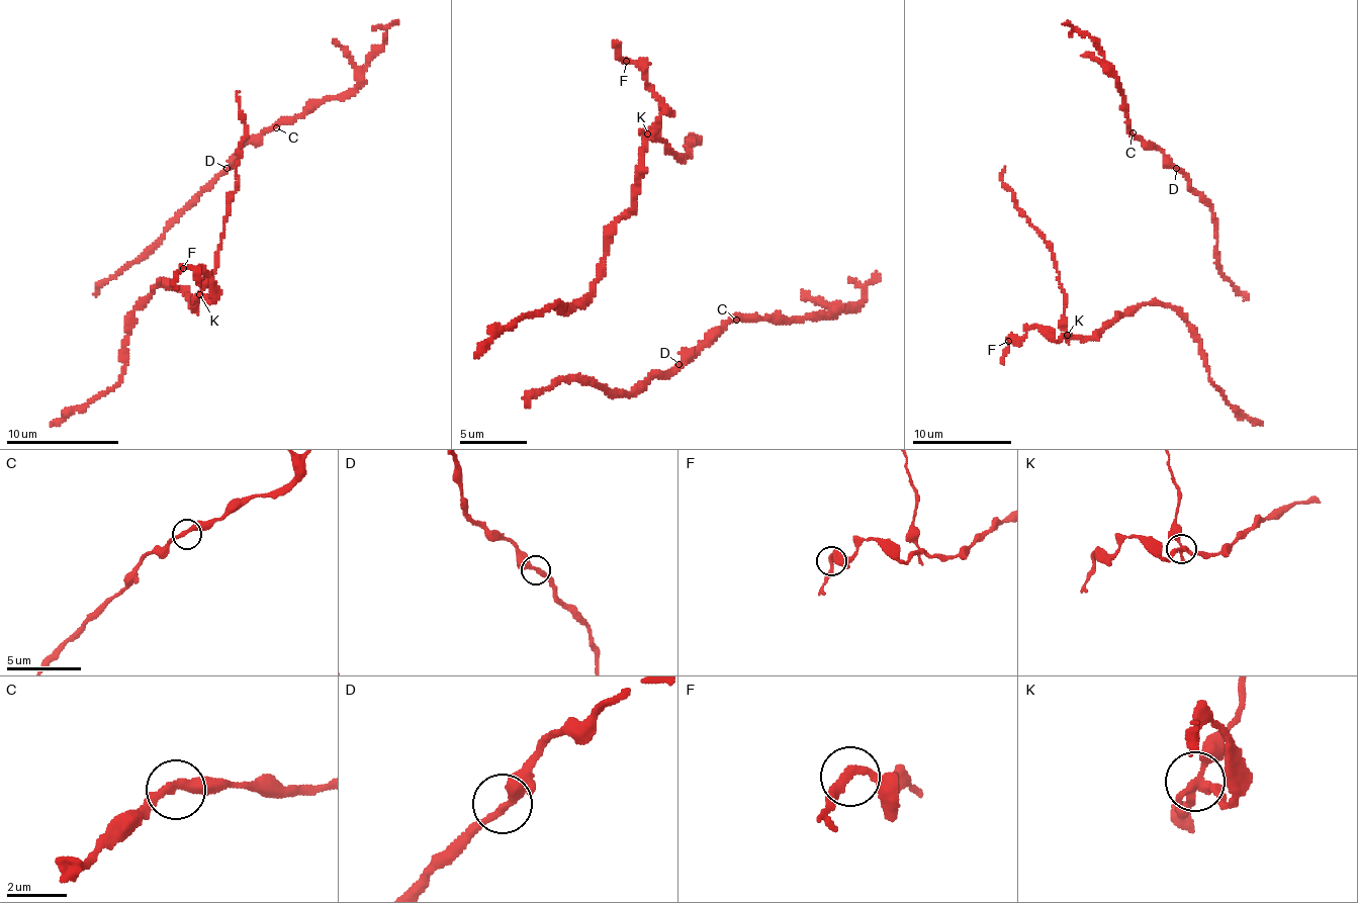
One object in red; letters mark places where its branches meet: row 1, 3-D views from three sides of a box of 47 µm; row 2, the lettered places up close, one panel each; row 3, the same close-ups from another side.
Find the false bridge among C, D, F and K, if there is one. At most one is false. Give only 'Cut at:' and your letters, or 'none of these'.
Cut at: K

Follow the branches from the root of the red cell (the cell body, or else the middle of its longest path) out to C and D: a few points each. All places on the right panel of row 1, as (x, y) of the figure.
C: (1216, 266), (1214, 213), (1159, 149), (1142, 143), (1133, 132)
D: (1216, 266), (1214, 213), (1176, 168)

